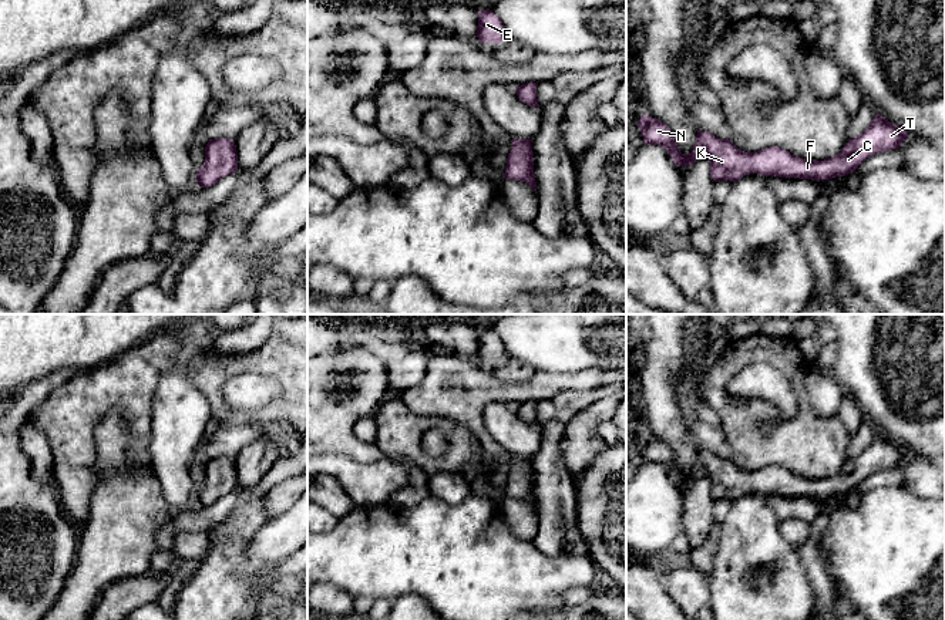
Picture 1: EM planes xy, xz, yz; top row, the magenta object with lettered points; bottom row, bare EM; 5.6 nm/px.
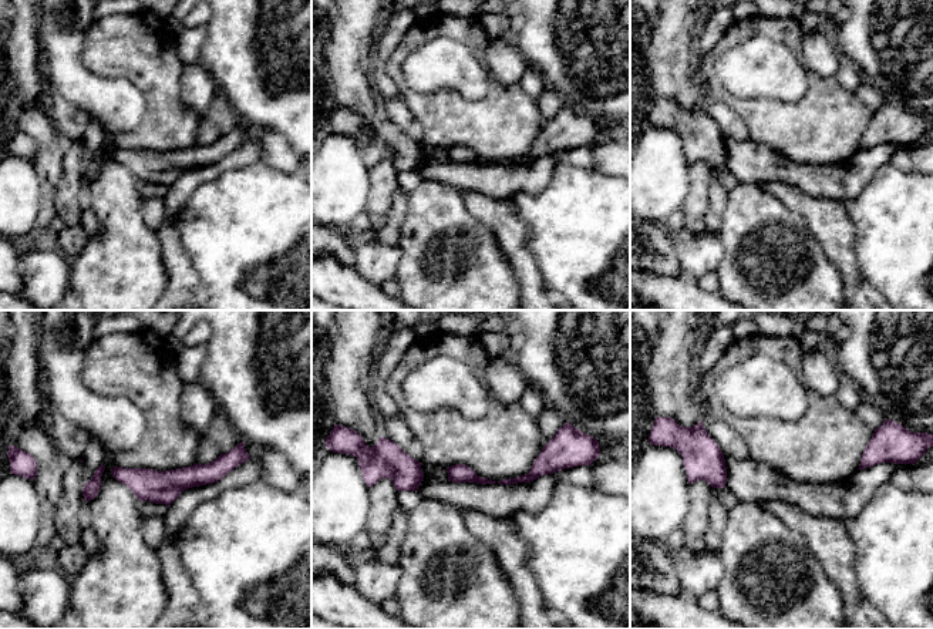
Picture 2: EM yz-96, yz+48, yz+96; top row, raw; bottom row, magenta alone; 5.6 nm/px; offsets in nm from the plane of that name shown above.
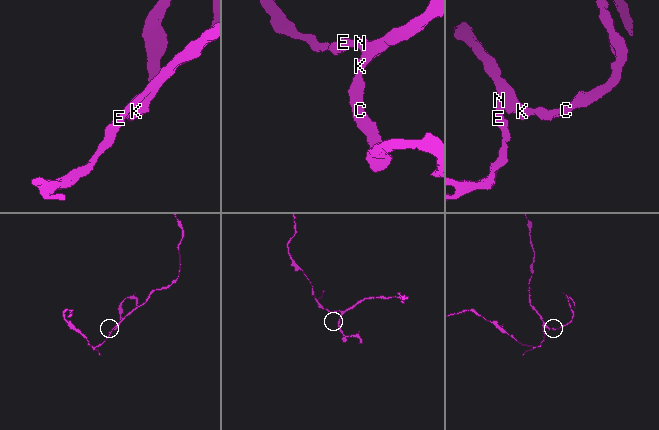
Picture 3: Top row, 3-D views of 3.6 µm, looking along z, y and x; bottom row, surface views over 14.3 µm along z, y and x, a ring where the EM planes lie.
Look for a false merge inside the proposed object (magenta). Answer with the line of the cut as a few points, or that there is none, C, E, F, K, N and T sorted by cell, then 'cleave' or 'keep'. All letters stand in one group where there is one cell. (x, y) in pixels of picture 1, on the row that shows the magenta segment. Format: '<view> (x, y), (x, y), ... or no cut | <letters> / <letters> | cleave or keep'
no cut | C E F K N T | keep

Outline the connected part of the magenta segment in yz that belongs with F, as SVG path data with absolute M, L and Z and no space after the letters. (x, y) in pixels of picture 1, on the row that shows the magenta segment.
M877 114L870 127L861 135L848 139L838 155L824 161L808 161L778 146L744 152L732 139L716 138L707 131L697 131L693 151L685 155L670 128L662 121L642 115L638 128L643 144L663 146L677 166L692 166L699 159L709 159L710 176L714 182L737 182L750 173L828 181L851 173L875 154L901 148L908 138L905 129Z

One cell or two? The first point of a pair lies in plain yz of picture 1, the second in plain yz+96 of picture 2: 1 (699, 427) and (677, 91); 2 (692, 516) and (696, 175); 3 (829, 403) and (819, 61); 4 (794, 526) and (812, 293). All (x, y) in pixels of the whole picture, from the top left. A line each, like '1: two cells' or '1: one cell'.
1: two cells
2: one cell
3: one cell
4: two cells

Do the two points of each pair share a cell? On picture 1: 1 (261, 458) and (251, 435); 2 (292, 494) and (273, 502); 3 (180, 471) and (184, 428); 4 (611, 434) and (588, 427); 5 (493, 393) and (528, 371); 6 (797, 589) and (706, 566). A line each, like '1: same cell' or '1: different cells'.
1: different cells
2: same cell
3: same cell
4: different cells
5: different cells
6: different cells

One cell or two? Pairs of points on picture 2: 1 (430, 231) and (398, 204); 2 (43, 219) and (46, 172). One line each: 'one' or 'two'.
1: two
2: one

